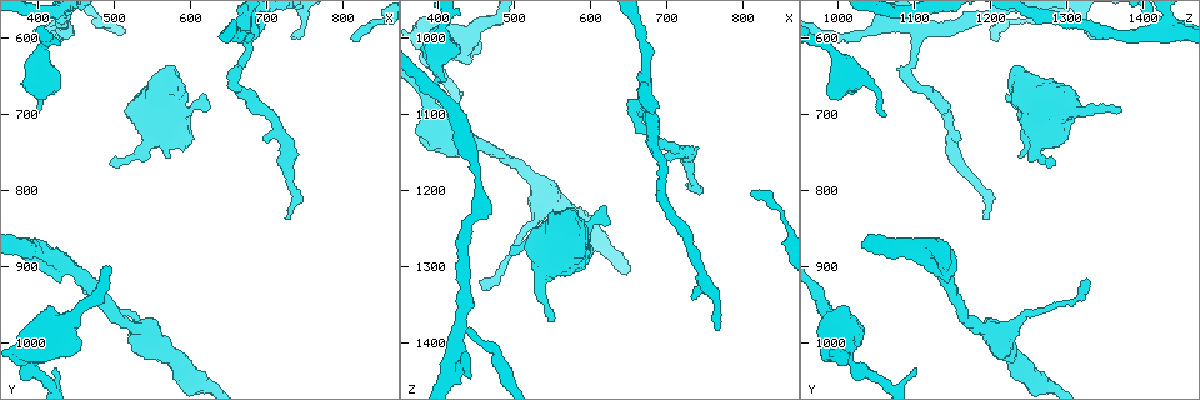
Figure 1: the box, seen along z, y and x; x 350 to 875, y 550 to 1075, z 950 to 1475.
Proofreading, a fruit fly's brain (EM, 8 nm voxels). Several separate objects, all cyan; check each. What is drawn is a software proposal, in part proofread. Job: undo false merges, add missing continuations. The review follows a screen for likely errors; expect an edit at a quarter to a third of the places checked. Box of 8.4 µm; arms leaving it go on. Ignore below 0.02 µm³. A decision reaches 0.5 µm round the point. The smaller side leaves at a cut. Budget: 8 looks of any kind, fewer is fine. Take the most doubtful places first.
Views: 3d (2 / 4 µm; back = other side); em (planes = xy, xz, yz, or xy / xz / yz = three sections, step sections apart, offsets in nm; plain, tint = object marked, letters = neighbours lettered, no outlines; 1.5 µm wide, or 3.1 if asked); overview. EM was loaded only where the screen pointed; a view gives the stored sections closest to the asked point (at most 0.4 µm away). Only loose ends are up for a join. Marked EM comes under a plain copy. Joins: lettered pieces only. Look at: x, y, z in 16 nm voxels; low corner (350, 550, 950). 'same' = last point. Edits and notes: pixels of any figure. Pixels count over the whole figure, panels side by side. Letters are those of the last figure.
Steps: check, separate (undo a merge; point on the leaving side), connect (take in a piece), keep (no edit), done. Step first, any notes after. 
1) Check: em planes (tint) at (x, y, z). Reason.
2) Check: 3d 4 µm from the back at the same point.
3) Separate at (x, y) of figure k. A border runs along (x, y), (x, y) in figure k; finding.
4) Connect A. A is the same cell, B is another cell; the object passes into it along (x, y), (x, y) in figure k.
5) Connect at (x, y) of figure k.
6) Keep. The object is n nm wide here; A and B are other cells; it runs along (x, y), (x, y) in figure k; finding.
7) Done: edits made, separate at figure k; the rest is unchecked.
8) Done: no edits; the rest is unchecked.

Check: em xy step 8 (letters) at (495, 770, 1285). Branch stops here.

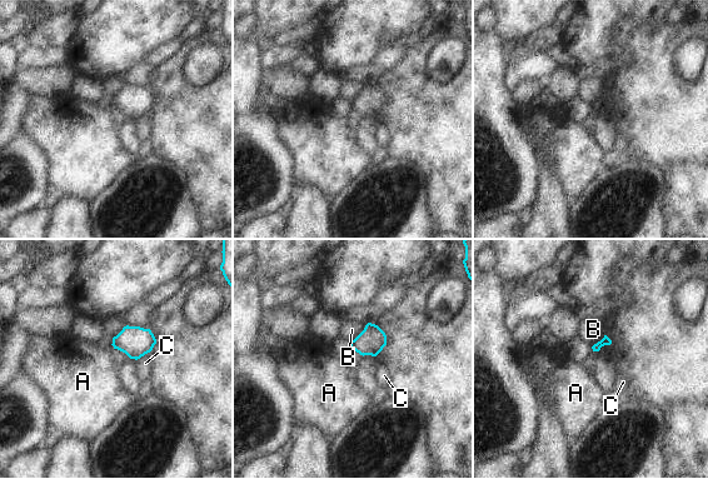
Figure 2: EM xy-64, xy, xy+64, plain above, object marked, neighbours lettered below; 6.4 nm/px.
Keep. The longest contact is with B, 160 nm; A, B and C are other cells; a border runs along (367, 324), (350, 342) in figure 2; none of them fits.

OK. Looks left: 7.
Check: em xy step 8 (letters) at (730, 600, 1340). Free end.

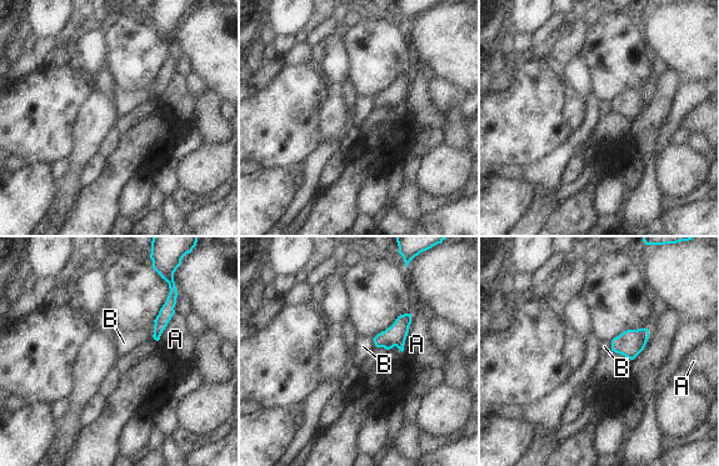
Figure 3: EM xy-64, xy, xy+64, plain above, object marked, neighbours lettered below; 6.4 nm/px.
Keep. A and B are other cells; a border runs along (153, 321), (154, 339) in figure 3; no lettered piece goes on from it.

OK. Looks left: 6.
Check: em planes (tint) at (390, 1020, 1015). Sharp bend.

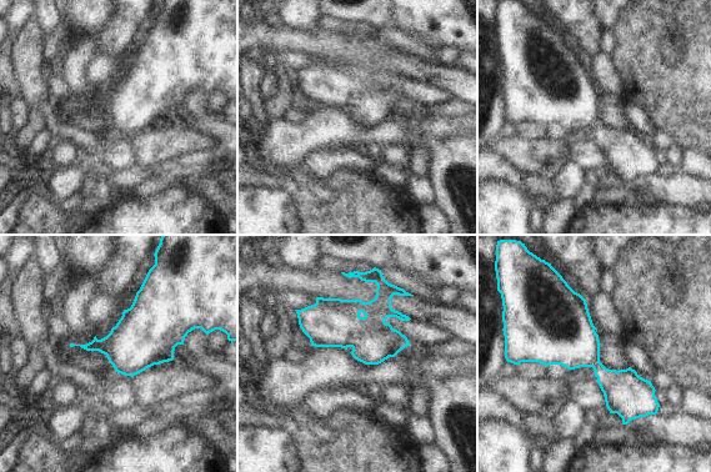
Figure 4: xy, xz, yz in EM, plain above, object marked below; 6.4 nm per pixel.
Check: em planes (letters) at the same point. See the neighbours.

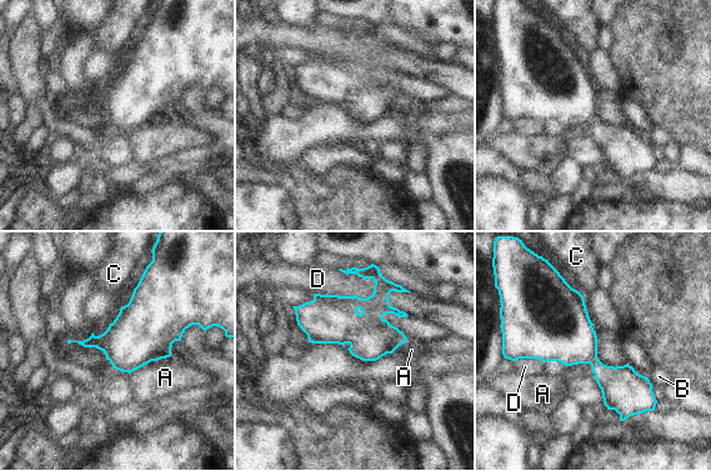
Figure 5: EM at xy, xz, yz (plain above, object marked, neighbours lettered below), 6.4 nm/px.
Keep. A, B, C and D are other cells; a border runs along (170, 355), (151, 360), (130, 374) in figure 5; continuous, no second neuron.

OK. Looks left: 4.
Done: no edits; the rest is unchecked.

